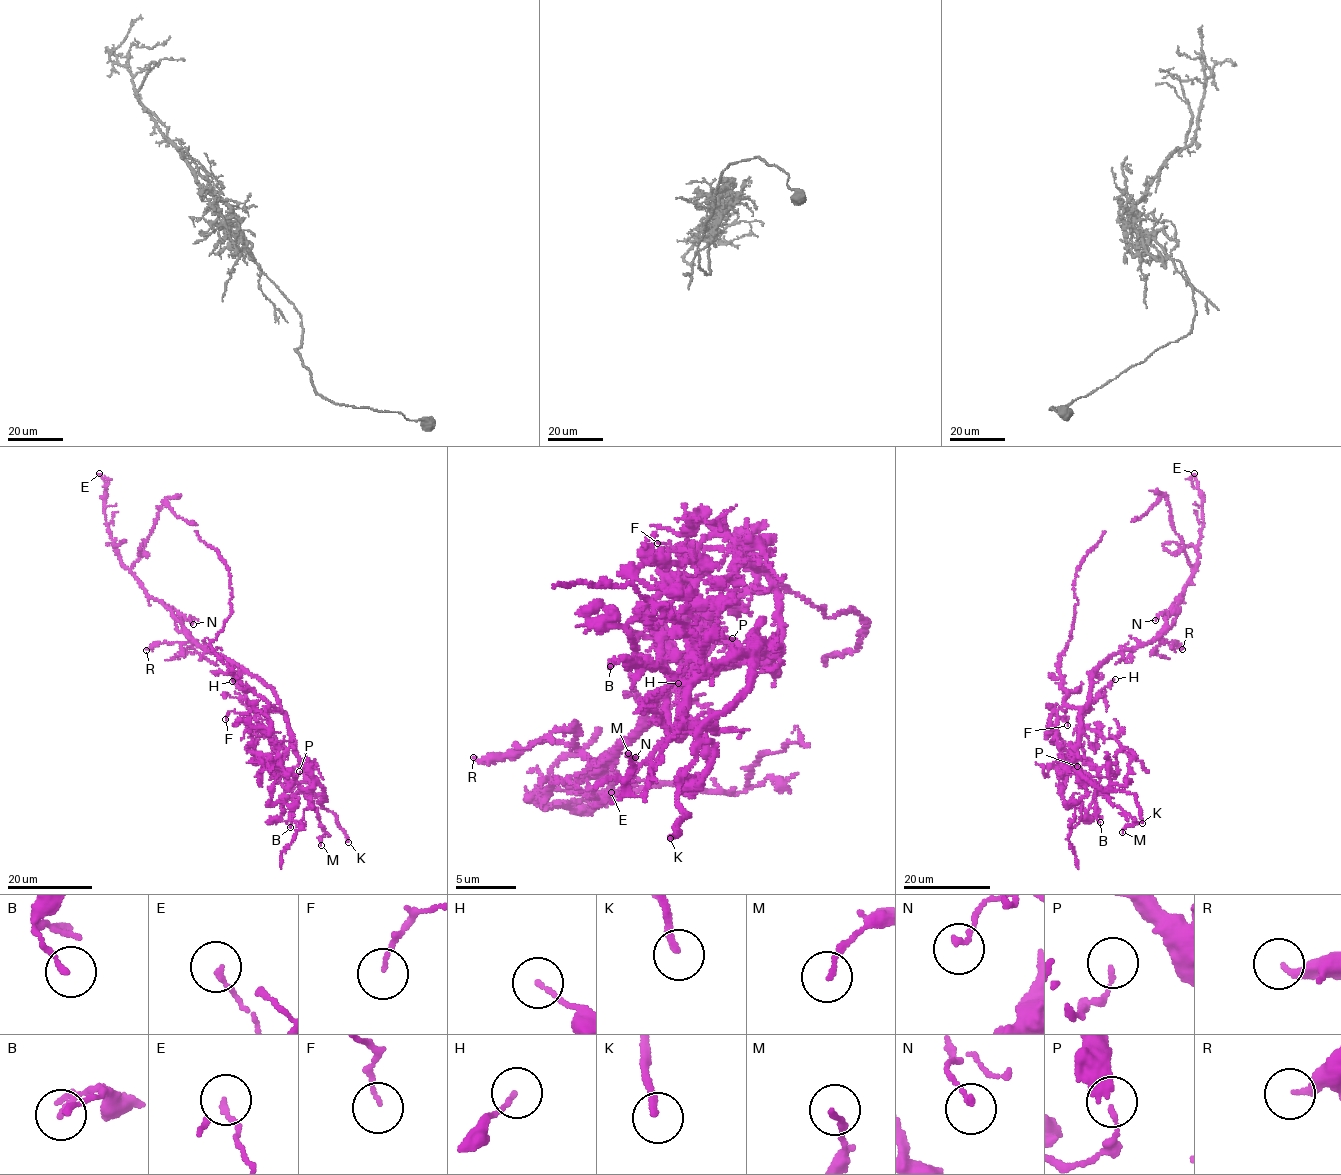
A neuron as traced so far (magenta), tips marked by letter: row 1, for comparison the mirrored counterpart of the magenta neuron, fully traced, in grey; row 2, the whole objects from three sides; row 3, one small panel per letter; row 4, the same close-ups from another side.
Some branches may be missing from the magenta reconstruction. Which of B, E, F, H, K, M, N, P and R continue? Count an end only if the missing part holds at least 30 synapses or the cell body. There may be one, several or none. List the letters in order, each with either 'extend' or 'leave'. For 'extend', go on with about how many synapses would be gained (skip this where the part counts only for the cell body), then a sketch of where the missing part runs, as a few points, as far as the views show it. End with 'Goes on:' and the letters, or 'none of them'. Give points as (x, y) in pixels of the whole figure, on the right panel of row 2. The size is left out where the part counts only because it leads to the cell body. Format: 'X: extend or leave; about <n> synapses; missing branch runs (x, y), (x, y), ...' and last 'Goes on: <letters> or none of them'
B: leave
E: leave
F: leave
H: leave
K: extend
M: leave
N: leave
P: leave
R: leave
Goes on: K

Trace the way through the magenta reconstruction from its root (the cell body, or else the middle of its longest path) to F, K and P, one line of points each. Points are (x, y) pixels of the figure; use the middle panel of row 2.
F: (739, 666), (764, 658), (774, 672), (777, 586), (753, 565), (767, 552), (657, 543)
K: (739, 666), (764, 658), (773, 674), (774, 650), (748, 636), (749, 684), (700, 733), (670, 838)
P: (739, 666), (774, 672), (777, 586), (742, 562), (752, 544), (710, 536), (660, 568), (720, 597), (732, 638)

